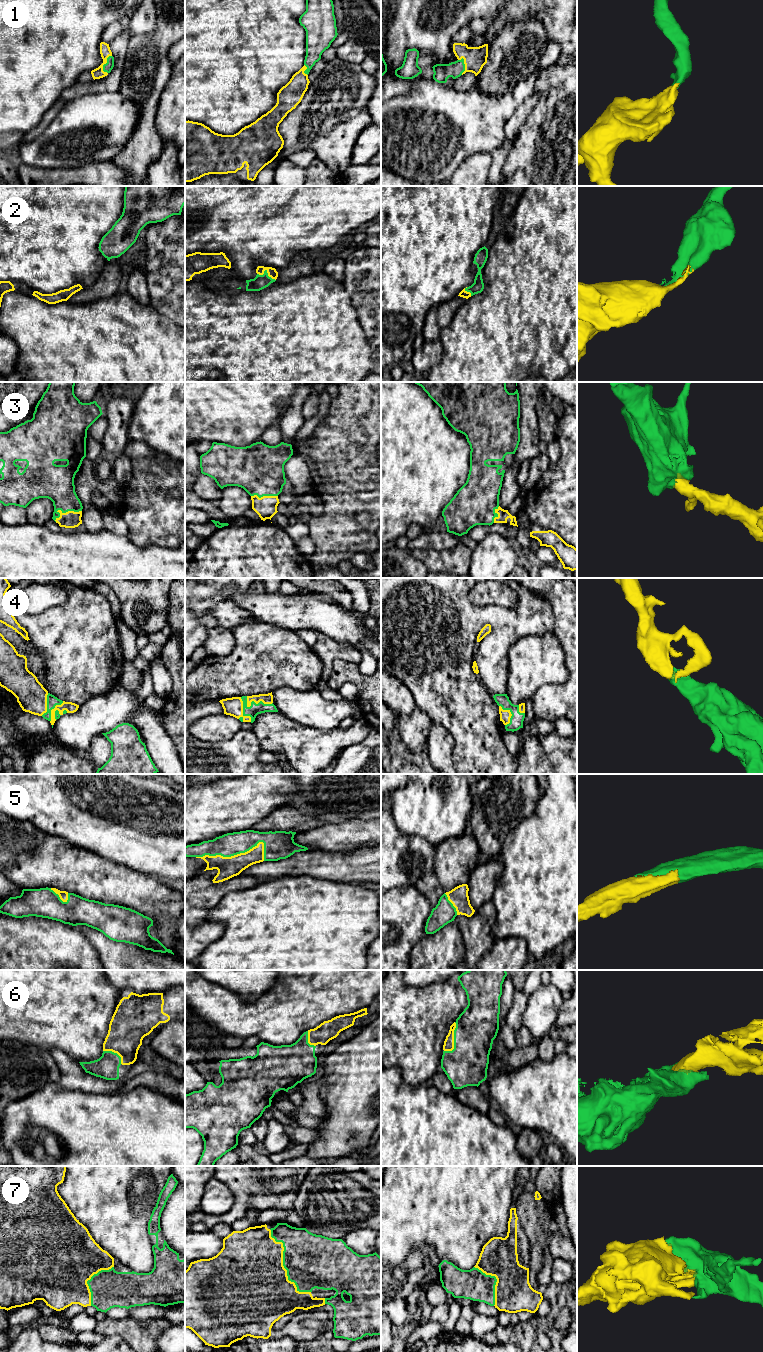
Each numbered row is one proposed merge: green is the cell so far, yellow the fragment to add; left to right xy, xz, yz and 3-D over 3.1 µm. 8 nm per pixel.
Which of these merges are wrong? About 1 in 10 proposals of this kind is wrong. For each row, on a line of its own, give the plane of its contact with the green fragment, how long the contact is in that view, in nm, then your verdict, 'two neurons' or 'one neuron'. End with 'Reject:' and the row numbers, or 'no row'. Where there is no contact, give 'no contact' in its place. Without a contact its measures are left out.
1: contact in xy; length 160 nm; one neuron
2: contact in xz; length 160 nm; one neuron
3: contact in xy; length 240 nm; one neuron
4: contact in xz; length 220 nm; one neuron
5: contact in xz; length 550 nm; one neuron
6: contact in yz; length 260 nm; one neuron
7: contact in xz; length 600 nm; one neuron
Reject: no row

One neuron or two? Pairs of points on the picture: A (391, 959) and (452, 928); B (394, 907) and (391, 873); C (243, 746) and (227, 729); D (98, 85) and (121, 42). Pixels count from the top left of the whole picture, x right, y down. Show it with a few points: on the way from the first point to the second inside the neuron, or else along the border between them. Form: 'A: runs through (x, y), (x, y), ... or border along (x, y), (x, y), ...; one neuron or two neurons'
A: border along (425, 933), (411, 950), (409, 959); two neurons
B: border along (414, 886), (396, 886), (391, 890); two neurons
C: border along (240, 729), (226, 740), (211, 742); two neurons
D: runs through (110, 78), (117, 71), (119, 54); one neuron

